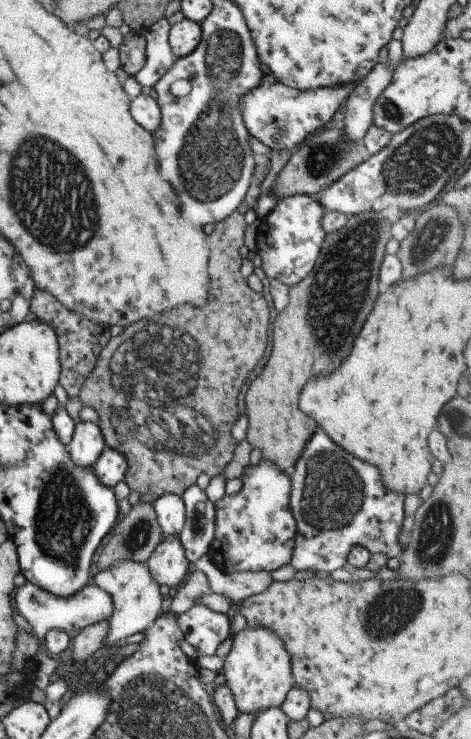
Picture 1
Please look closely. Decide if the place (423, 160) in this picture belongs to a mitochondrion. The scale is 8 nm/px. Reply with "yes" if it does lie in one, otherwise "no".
yes

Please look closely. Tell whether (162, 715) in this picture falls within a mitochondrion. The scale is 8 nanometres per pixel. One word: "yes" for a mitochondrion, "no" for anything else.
yes

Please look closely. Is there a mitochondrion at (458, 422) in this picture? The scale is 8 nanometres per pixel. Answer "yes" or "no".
yes

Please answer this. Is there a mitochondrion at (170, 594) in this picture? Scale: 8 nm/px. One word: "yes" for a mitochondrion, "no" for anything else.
no

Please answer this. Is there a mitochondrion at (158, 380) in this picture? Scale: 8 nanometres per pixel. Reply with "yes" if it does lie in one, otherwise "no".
yes

